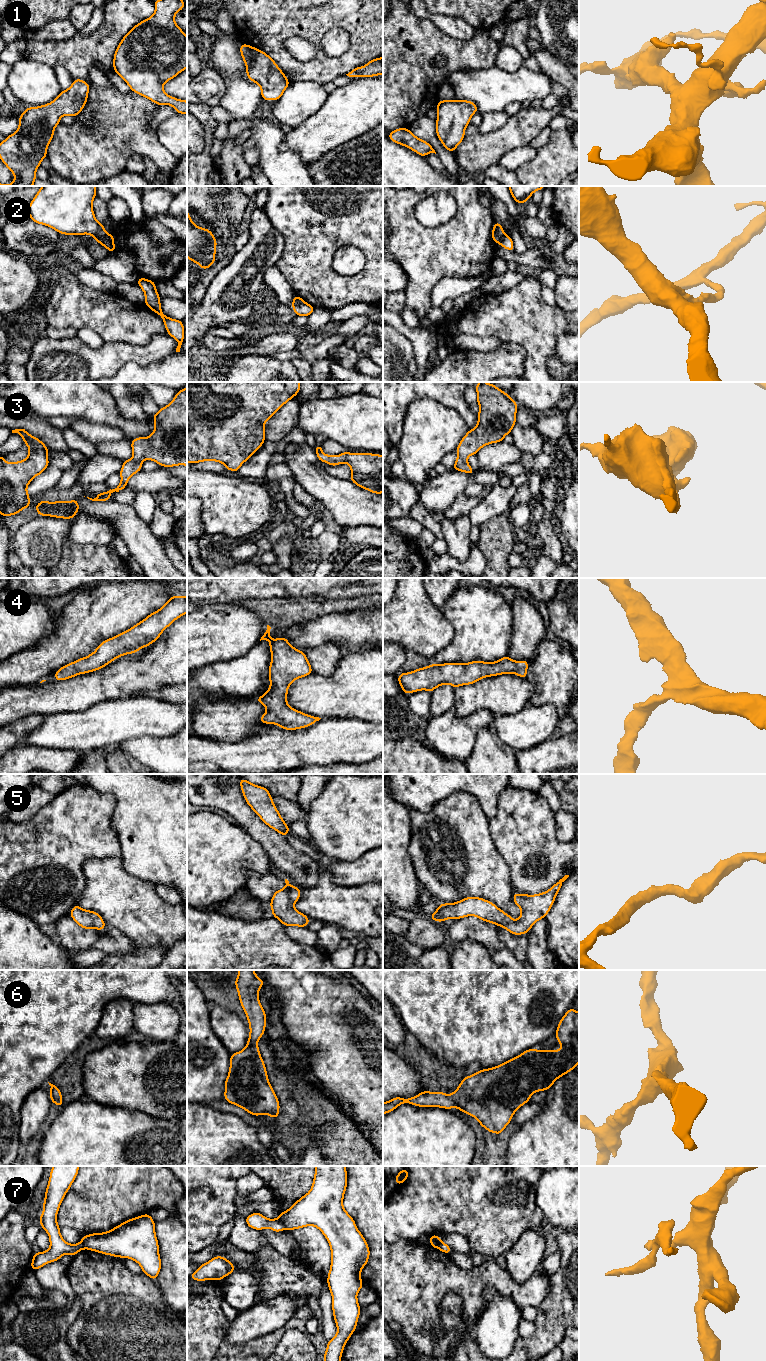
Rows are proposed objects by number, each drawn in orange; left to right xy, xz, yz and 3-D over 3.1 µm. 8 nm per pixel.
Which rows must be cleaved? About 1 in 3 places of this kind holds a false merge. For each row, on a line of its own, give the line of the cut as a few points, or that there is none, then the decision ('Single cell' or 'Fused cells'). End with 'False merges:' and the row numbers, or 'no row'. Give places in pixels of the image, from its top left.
1: No split. Single cell
2: Split along xy (107, 234), (96, 240). Fused cells
3: No split. Single cell
4: No split. Single cell
5: No split. Single cell
6: No split. Single cell
7: Split along xz (276, 1219), (286, 1228). Fused cells
False merges: 2, 7

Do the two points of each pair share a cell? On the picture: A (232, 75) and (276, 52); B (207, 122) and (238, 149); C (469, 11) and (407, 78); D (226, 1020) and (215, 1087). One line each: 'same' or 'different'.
A: different
B: different
C: different
D: different

